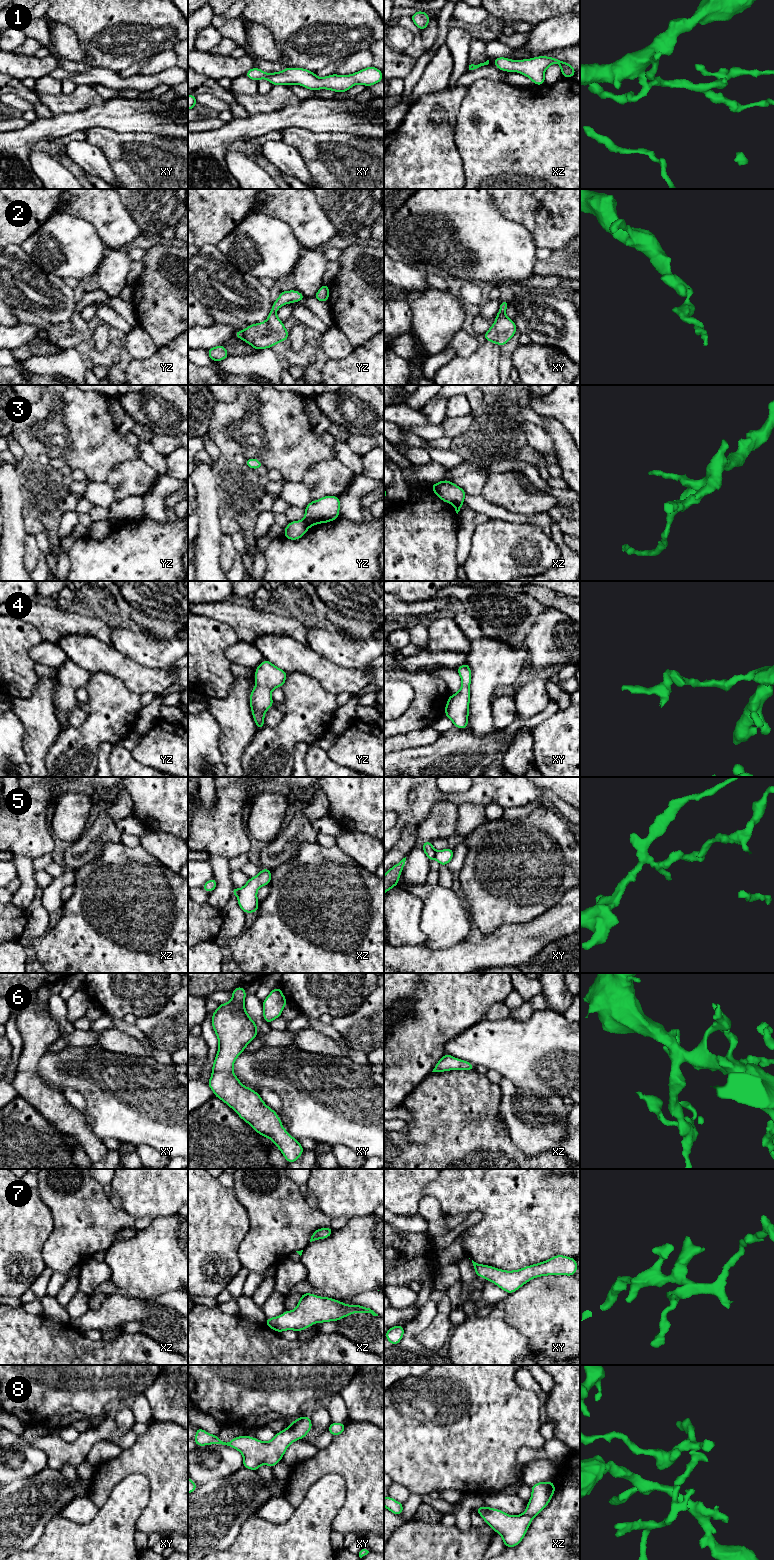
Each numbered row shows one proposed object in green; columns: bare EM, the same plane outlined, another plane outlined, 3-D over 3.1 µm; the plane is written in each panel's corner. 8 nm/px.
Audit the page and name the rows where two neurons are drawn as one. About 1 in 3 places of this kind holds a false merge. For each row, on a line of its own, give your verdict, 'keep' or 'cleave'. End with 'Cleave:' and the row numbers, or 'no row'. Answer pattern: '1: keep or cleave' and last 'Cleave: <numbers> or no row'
1: keep
2: keep
3: cleave
4: keep
5: cleave
6: keep
7: keep
8: keep
Cleave: 3, 5

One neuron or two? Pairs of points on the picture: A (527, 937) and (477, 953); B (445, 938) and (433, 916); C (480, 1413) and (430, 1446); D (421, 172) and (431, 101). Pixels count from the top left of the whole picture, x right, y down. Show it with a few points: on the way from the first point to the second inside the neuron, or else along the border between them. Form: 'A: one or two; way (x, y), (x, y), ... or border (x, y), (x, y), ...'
A: one; way (515, 944), (489, 953)
B: one; way (445, 933), (443, 926), (438, 921)
C: one; way (477, 1428), (459, 1446), (445, 1446)
D: one; way (422, 154), (426, 135), (426, 119)

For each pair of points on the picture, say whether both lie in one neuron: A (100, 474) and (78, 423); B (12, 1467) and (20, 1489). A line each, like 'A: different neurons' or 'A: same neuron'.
A: same neuron
B: different neurons

